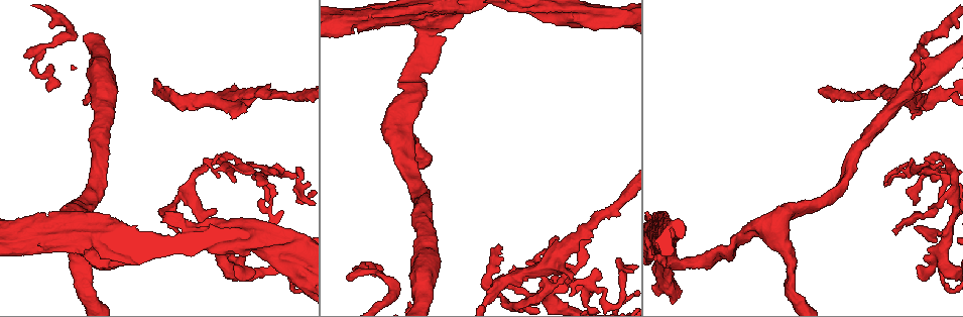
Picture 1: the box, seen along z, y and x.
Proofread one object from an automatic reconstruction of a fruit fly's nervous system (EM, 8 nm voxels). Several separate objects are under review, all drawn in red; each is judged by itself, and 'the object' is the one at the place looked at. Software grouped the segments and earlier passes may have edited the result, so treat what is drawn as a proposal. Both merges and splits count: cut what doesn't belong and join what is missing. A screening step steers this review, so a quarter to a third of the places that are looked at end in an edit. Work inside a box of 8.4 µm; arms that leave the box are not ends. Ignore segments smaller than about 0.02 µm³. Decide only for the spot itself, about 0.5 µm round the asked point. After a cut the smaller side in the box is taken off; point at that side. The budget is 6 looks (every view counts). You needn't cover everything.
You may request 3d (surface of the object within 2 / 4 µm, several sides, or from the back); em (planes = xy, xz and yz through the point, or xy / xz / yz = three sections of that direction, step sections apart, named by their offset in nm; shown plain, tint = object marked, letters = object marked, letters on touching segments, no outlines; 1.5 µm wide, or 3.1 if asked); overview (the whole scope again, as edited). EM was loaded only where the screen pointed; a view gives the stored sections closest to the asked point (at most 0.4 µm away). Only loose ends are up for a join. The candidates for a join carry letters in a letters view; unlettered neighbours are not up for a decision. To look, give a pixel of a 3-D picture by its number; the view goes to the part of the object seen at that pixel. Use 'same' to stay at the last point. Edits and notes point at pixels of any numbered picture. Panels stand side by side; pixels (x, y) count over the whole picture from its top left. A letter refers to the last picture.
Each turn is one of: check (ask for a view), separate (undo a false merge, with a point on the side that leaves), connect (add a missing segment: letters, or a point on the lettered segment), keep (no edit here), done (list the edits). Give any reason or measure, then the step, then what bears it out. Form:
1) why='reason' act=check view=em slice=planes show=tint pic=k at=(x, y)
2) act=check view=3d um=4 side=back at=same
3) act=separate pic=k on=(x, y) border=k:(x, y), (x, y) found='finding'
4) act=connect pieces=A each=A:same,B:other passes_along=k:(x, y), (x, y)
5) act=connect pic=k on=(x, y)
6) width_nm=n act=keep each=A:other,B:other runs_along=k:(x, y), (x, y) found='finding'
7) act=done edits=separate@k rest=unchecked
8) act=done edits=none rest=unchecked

why='abrupt turn' act=check view=em slice=xy step=8 show=tint pic=1 at=(69, 30)

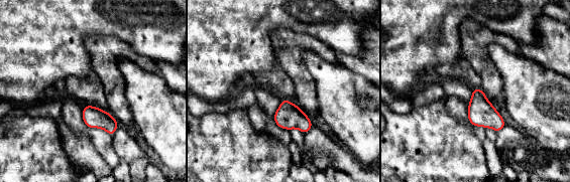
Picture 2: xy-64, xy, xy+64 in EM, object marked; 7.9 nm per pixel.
act=check view=em slice=yz step=8 show=letters at=same

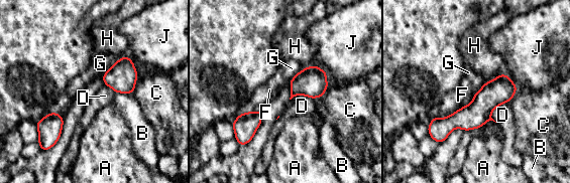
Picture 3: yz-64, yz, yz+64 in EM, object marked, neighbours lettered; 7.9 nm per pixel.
width_nm=40 act=keep each=A:other,B:other,C:other,D:other,F:other,G:other,H:other,J:other border=3:(509, 101), (491, 112), (495, 122) found='continuous, no second neuron'

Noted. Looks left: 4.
why='sudden change in width' act=check view=em slice=planes show=tint pic=1 at=(944, 94)

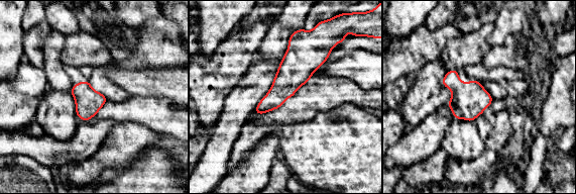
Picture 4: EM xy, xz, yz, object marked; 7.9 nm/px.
act=check view=em slice=planes show=letters at=same

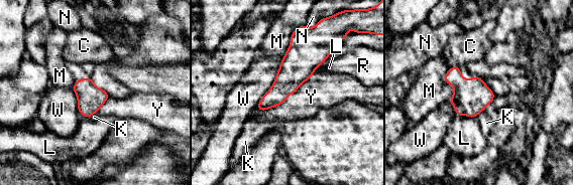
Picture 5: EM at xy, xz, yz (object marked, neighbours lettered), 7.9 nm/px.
width_nm=200 act=keep each=C:other,K:other,L:other,M:other,N:other,R:other,W:other,Y:other border=5:(283, 57), (273, 83), (255, 108) found='one neuron here'

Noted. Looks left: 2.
why='thin end' act=check view=em slice=planes show=tint pic=1 at=(937, 240)

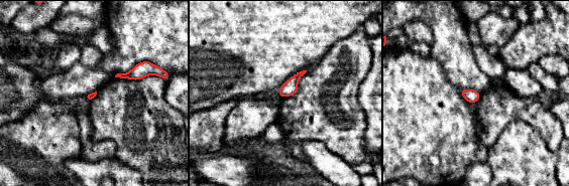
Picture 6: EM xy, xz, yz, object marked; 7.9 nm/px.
why='what lies round it' act=check view=em slice=planes show=letters at=same

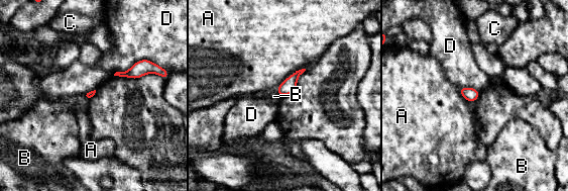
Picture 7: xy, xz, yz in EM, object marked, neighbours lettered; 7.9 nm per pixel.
act=keep each=A:other,B:other,C:other,D:other border=7:(152, 62), (138, 60), (113, 74) found='none of them fits'

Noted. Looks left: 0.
act=done edits=none rest=unchecked

